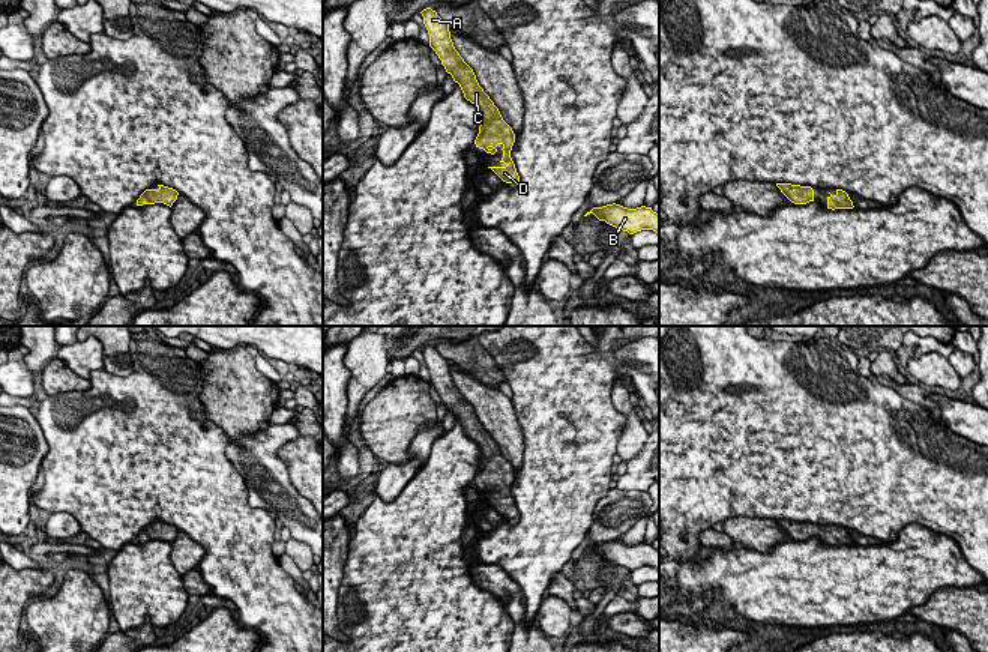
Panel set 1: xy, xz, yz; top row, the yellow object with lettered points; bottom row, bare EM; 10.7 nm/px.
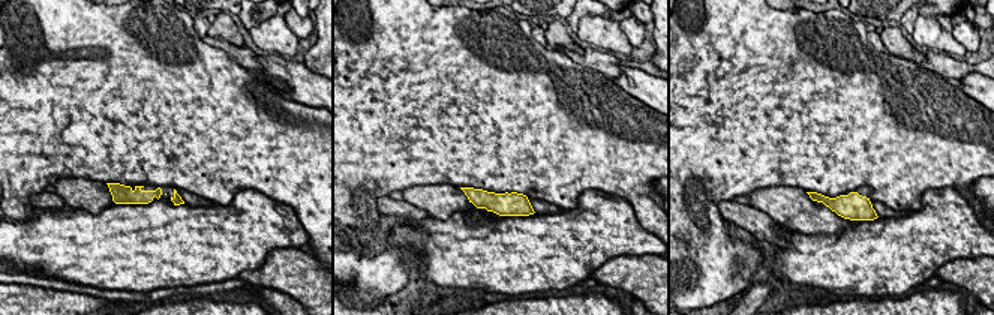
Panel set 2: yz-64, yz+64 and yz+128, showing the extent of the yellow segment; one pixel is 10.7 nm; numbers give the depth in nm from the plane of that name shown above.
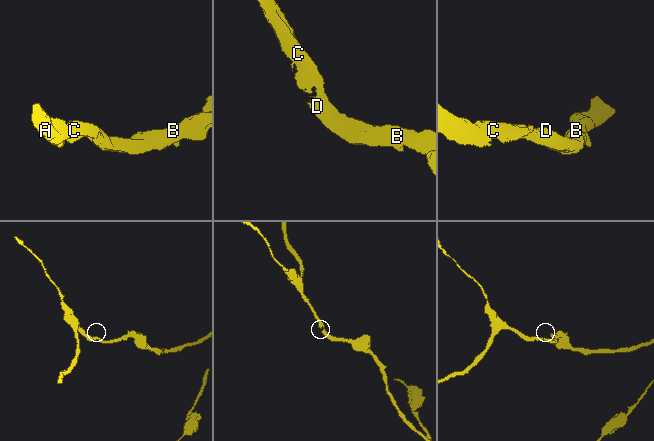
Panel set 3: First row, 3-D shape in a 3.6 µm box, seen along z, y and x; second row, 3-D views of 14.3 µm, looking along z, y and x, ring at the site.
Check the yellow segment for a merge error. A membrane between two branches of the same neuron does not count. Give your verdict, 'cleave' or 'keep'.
keep

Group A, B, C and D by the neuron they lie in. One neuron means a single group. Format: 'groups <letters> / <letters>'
groups A B C D

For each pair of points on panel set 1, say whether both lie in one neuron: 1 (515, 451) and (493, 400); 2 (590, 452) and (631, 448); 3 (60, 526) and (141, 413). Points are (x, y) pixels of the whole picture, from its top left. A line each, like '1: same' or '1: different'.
1: same
2: different
3: different

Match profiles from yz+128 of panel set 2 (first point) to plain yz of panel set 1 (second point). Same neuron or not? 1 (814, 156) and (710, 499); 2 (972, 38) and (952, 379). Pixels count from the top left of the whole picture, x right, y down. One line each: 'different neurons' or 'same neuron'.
1: same neuron
2: different neurons

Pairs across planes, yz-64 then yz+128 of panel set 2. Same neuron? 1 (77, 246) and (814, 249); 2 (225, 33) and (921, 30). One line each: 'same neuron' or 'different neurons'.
1: same neuron
2: different neurons

